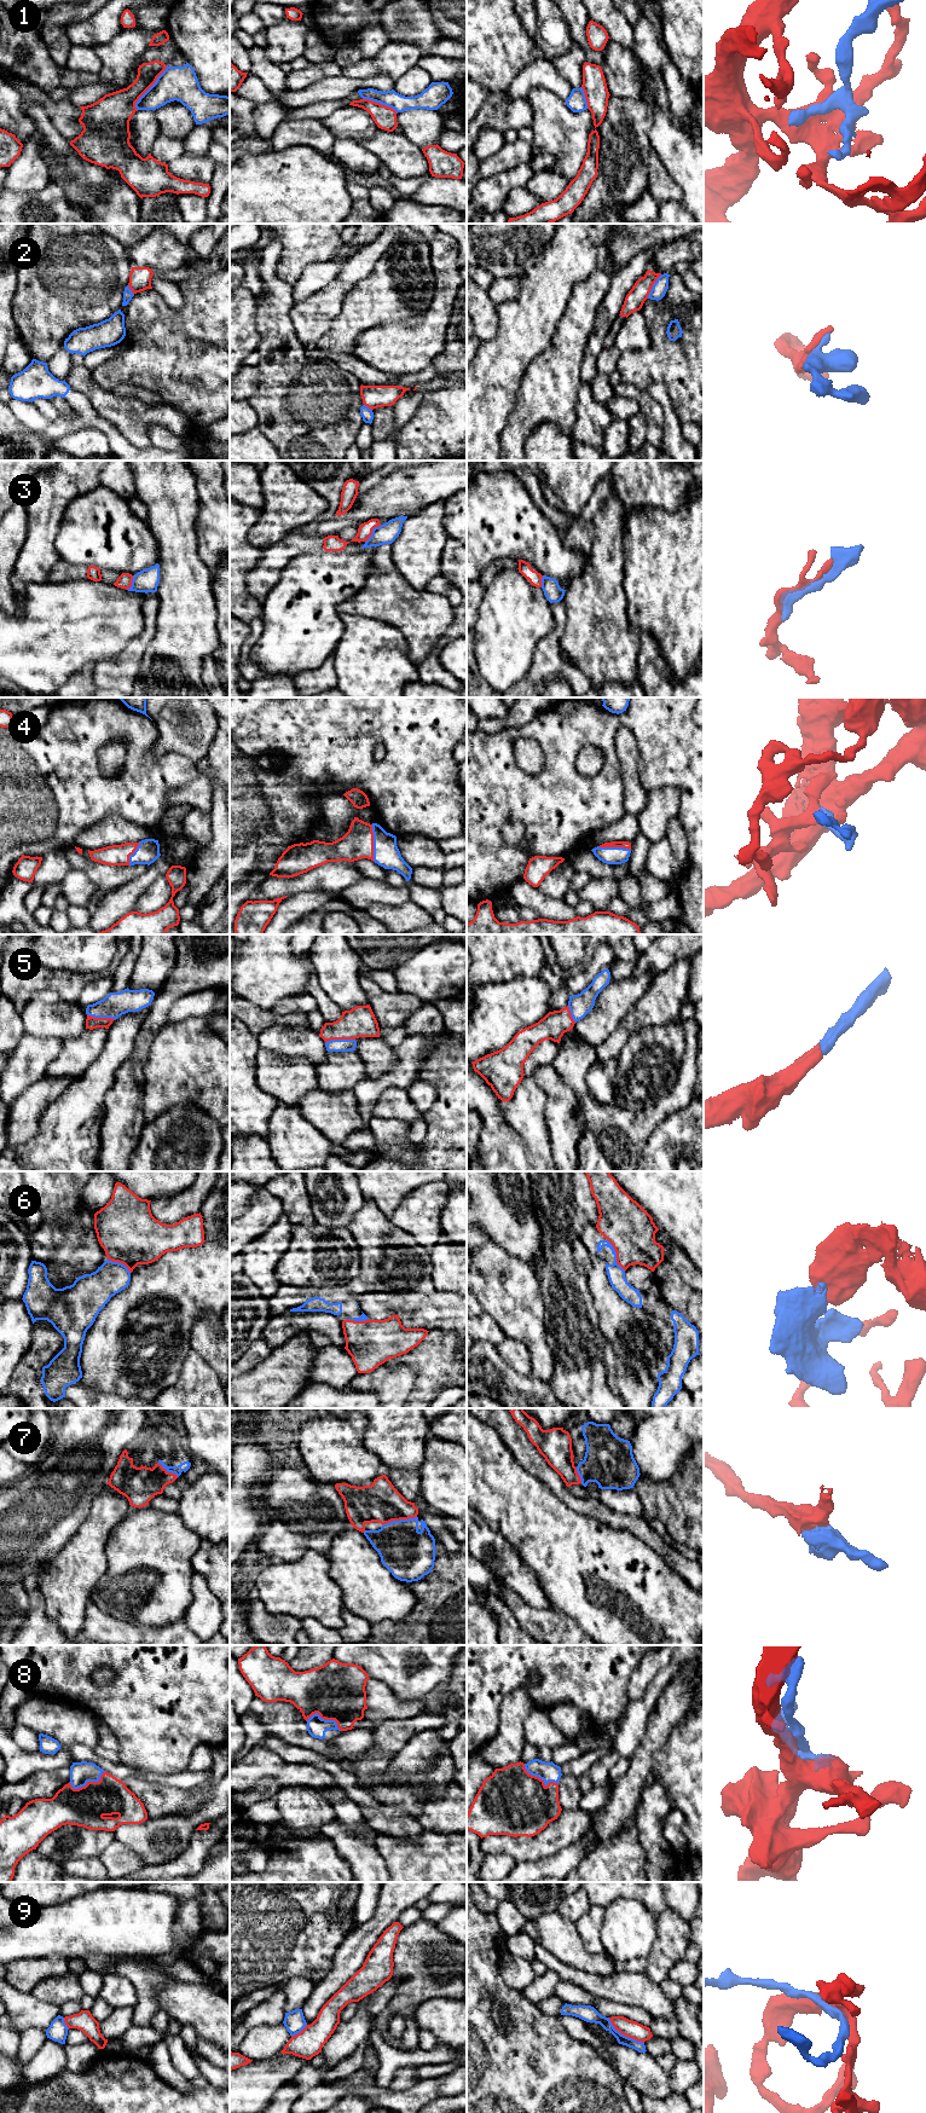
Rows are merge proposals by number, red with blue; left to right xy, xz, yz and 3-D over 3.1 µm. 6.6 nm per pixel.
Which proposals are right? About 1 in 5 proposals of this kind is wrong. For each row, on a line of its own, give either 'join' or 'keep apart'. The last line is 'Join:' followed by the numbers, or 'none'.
1: join
2: keep apart
3: keep apart
4: join
5: join
6: join
7: join
8: join
9: join
Join: 1, 4, 5, 6, 7, 8, 9

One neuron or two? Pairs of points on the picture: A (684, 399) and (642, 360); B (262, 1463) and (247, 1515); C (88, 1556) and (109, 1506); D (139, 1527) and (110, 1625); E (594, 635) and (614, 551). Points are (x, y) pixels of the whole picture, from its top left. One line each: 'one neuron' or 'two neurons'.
A: one neuron
B: one neuron
C: one neuron
D: two neurons
E: one neuron

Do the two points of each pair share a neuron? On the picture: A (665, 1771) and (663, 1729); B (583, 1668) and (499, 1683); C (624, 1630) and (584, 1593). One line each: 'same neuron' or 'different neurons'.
A: different neurons
B: same neuron
C: same neuron

